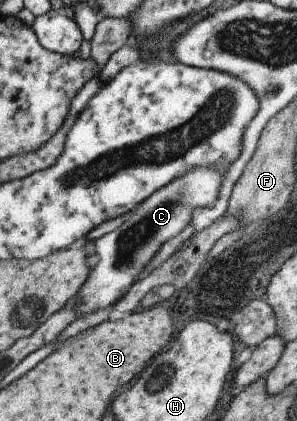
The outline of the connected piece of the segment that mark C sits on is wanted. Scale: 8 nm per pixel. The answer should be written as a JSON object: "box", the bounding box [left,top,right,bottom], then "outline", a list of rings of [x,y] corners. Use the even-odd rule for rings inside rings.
{"box":[71,164,230,317],"outline":[[[230,164],[207,170],[194,169],[184,176],[171,180],[136,206],[127,216],[125,223],[122,223],[115,231],[98,237],[94,241],[96,259],[92,260],[95,263],[91,263],[88,276],[71,297],[72,304],[76,307],[74,314],[82,317],[86,313],[103,309],[113,303],[125,287],[133,283],[159,246],[183,229],[190,219],[191,209],[212,207],[219,191],[222,175],[229,166]]]}

